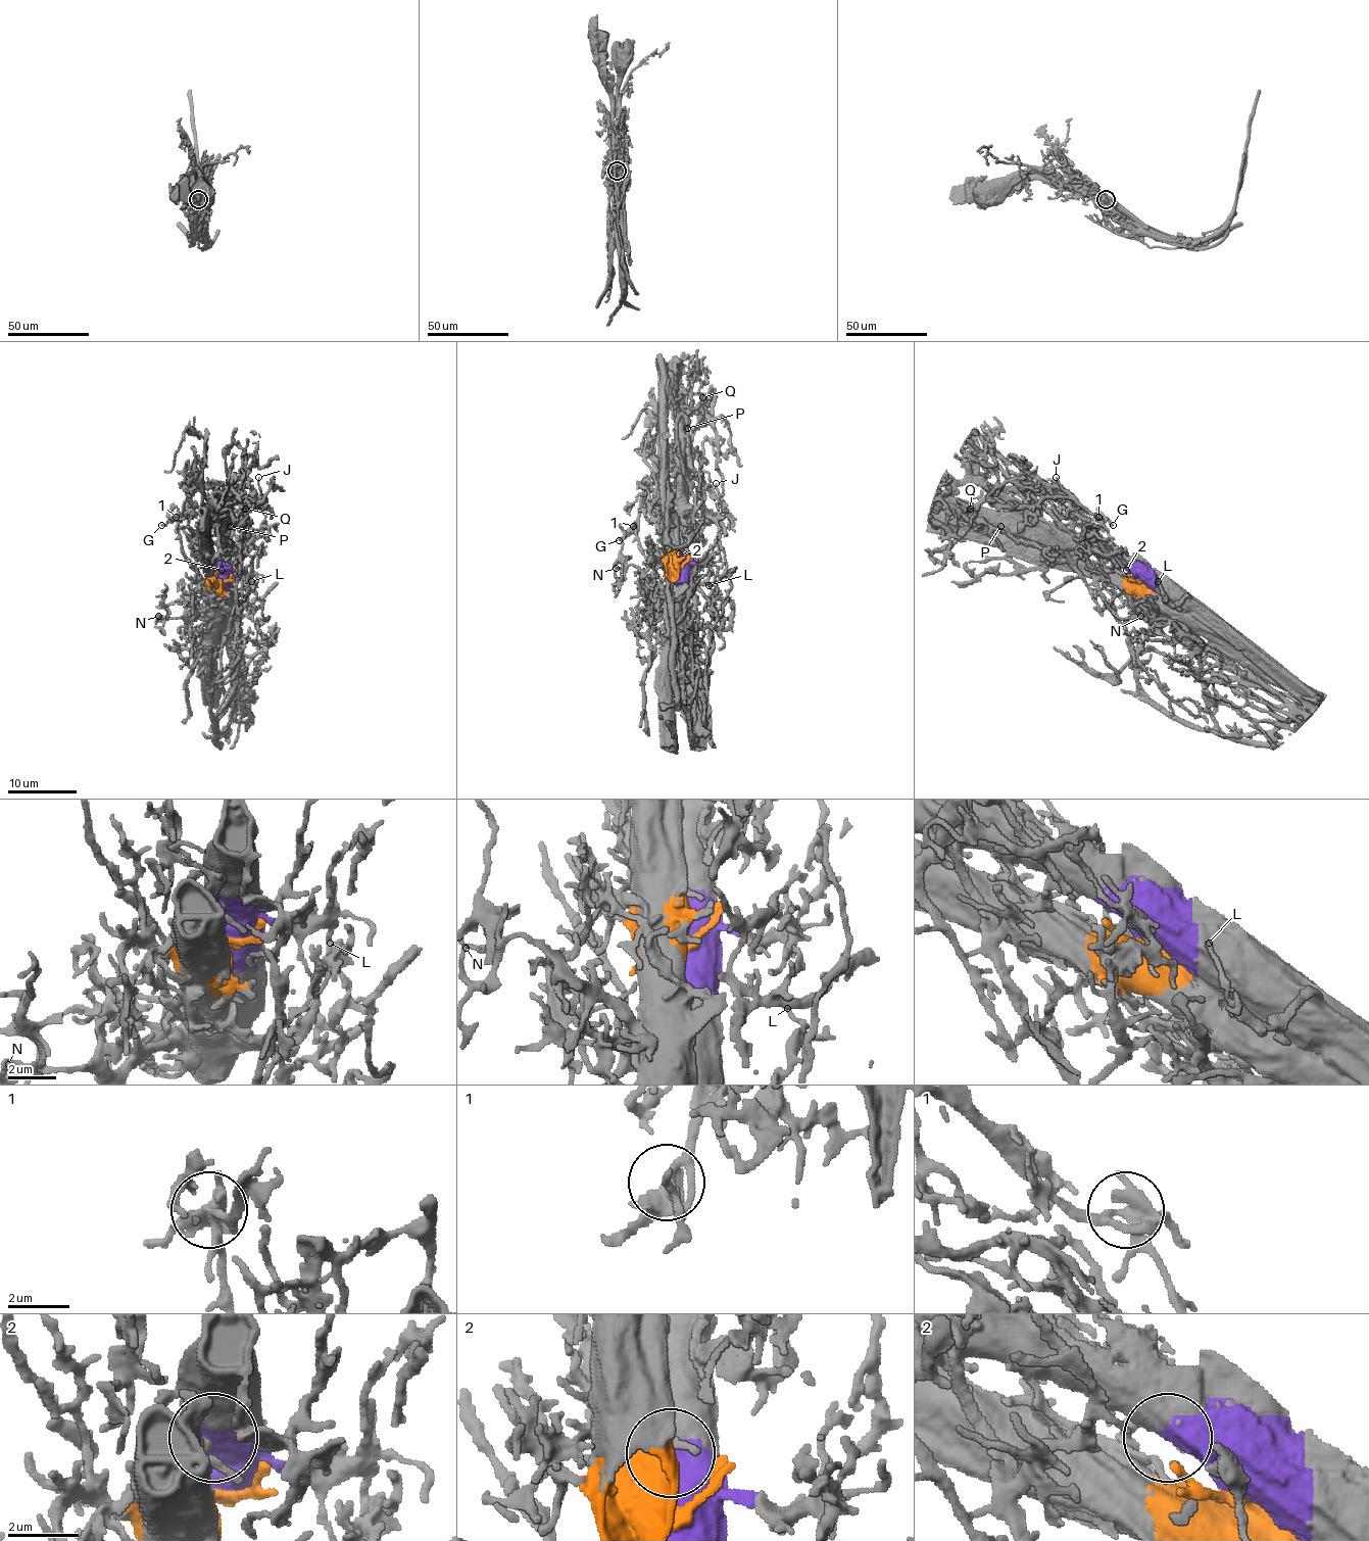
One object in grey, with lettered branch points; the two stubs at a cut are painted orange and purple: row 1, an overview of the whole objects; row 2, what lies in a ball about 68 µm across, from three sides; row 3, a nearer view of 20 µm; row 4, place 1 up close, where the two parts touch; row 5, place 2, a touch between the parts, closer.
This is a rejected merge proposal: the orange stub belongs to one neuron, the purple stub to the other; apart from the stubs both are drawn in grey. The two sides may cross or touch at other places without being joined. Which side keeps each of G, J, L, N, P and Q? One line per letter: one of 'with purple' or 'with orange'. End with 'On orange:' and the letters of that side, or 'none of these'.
G: with orange
J: with purple
L: with purple
N: with orange
P: with purple
Q: with purple
On orange: G, N

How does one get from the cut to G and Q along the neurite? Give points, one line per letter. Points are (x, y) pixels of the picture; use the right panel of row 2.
G: (1138, 581), (1116, 578), (1103, 565), (1092, 547), (1094, 537), (1080, 517), (1101, 517), (1113, 525)
Q: (1138, 580), (1094, 554), (1053, 548), (996, 530), (986, 520), (969, 520), (966, 515), (971, 508)

